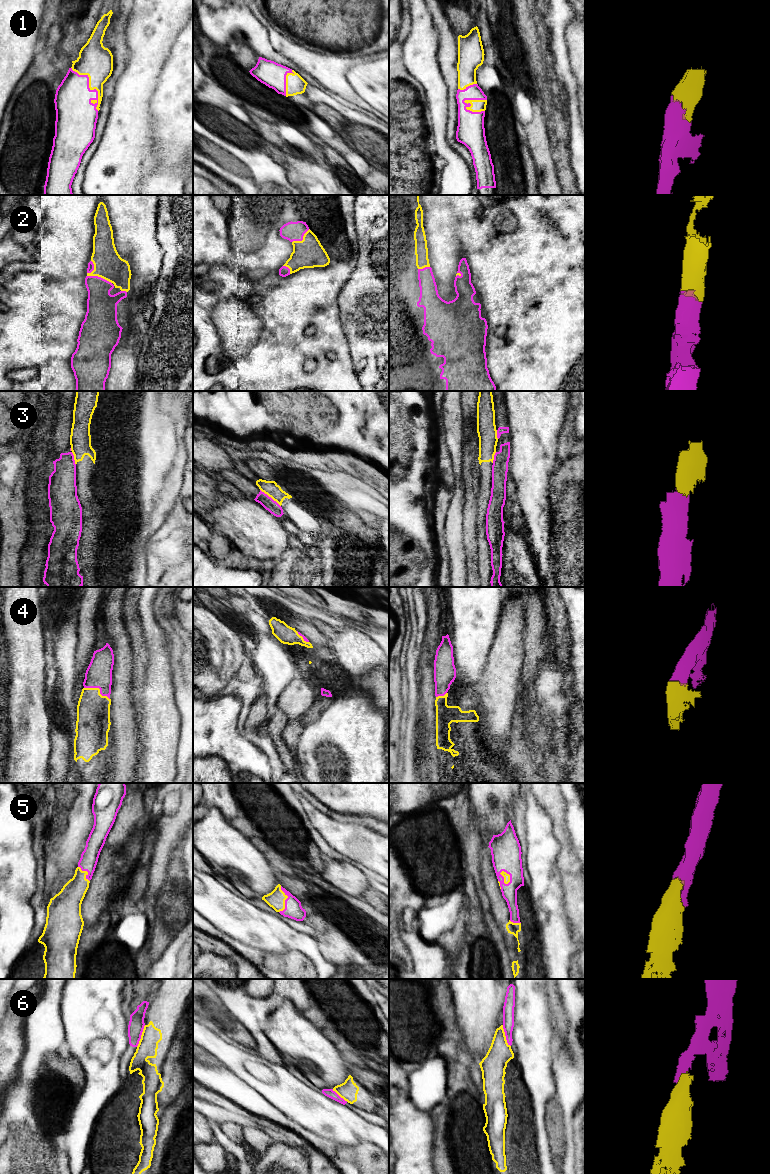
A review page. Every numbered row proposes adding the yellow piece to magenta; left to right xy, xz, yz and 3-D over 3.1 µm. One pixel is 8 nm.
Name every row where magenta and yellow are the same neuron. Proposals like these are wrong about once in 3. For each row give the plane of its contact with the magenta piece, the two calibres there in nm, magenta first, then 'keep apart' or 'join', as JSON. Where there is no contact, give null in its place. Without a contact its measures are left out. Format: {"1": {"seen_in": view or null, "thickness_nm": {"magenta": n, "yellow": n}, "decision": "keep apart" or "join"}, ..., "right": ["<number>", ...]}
{"1": {"seen_in": "xy", "thickness_nm": {"magenta": 320, "yellow": 260}, "decision": "join"}, "2": {"seen_in": "xy", "thickness_nm": {"magenta": 240, "yellow": 240}, "decision": "join"}, "3": {"seen_in": "xz", "thickness_nm": {"magenta": 100, "yellow": 120}, "decision": "keep apart"}, "4": {"seen_in": "xy", "thickness_nm": {"magenta": 200, "yellow": 280}, "decision": "join"}, "5": {"seen_in": "yz", "thickness_nm": {"magenta": 240, "yellow": 50}, "decision": "join"}, "6": {"seen_in": "yz", "thickness_nm": {"magenta": 100, "yellow": 190}, "decision": "keep apart"}, "right": ["1", "2", "4", "5"]}

